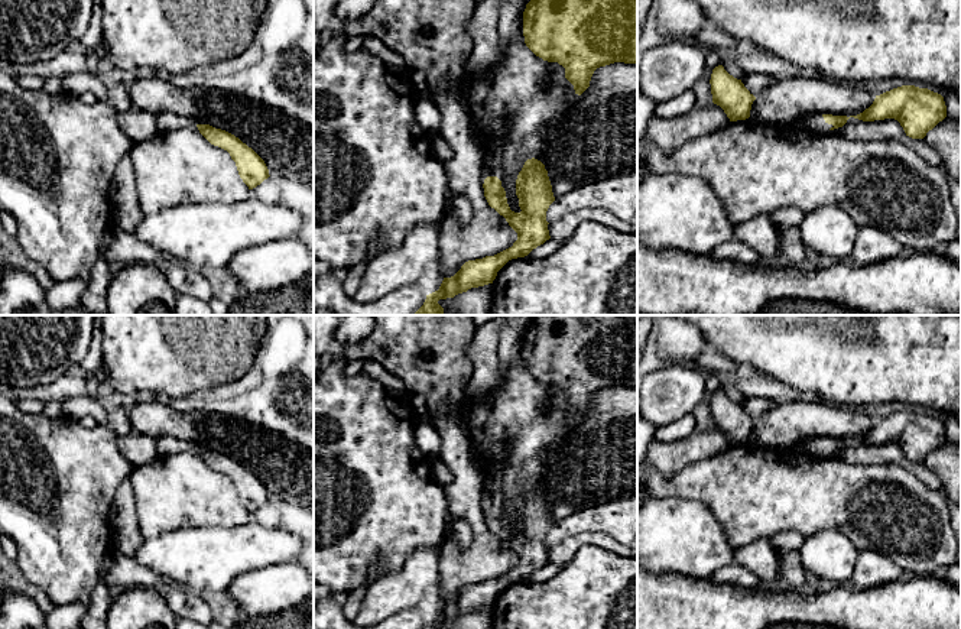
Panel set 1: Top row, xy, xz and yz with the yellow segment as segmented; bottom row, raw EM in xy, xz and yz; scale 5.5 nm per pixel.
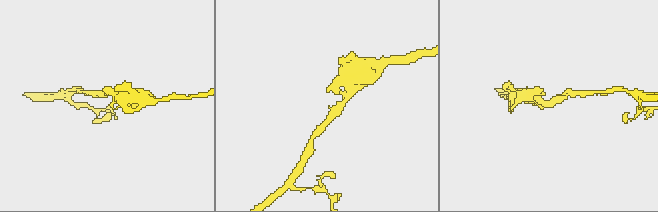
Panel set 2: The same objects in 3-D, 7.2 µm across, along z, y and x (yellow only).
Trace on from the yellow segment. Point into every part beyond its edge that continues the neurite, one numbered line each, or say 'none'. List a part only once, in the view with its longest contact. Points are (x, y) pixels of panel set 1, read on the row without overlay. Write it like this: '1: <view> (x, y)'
1: xz (492, 492)

